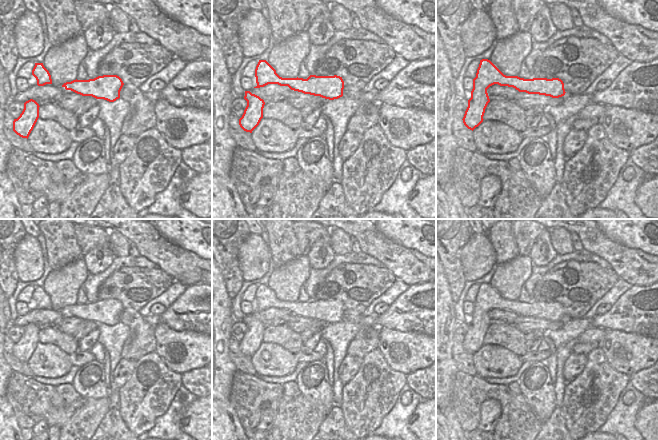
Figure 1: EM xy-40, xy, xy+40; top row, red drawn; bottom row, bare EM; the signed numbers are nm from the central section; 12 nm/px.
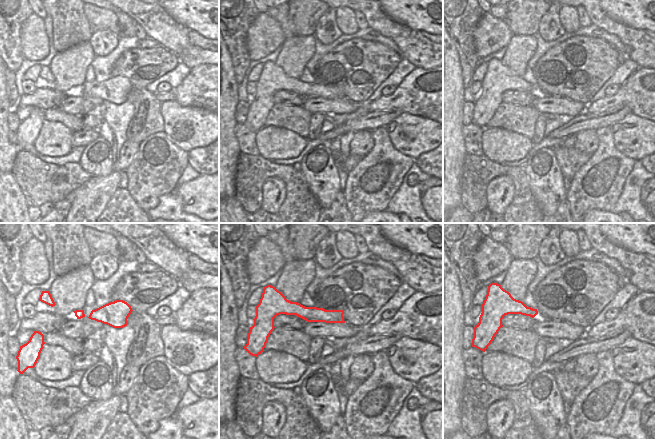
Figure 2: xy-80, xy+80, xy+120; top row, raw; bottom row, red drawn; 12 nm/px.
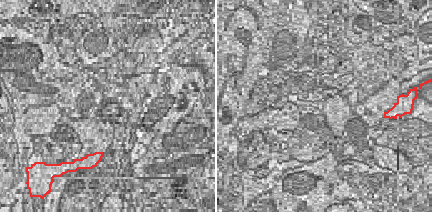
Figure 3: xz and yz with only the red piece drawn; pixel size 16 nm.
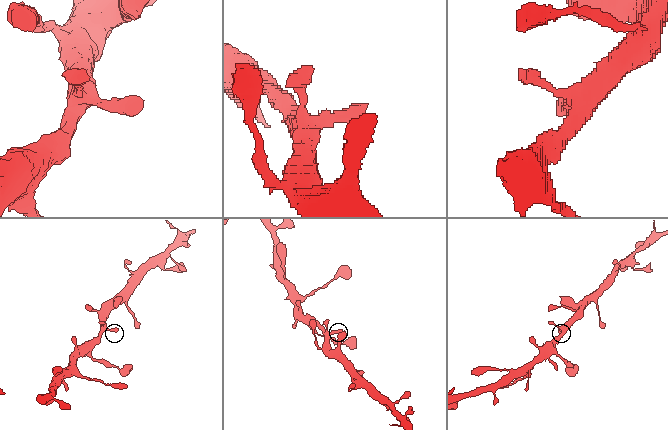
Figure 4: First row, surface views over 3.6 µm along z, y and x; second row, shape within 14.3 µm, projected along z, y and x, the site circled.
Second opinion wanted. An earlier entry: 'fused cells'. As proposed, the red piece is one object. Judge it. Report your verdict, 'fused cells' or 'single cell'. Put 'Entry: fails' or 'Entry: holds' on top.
Entry: fails
single cell

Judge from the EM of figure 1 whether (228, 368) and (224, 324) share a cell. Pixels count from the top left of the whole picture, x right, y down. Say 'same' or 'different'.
same

